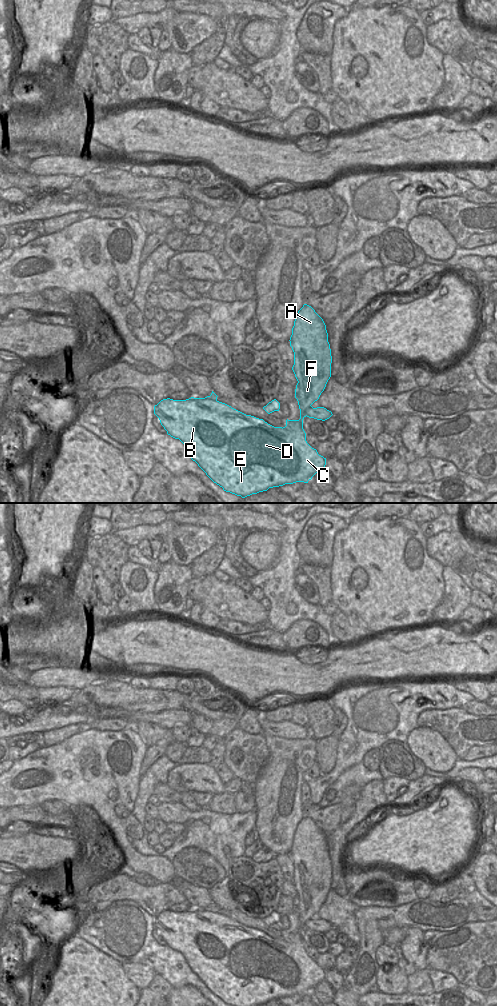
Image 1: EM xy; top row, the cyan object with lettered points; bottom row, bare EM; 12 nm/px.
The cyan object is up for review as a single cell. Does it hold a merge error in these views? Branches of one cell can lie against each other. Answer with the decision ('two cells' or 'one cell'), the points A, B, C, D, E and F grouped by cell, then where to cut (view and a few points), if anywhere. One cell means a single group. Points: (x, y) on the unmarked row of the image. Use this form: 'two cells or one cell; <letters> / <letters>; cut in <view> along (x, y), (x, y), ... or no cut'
one cell; A B C D E F; no cut

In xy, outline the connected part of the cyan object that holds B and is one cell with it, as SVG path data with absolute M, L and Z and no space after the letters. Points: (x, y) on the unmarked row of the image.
M304 816L298 823L289 853L294 864L292 882L298 893L295 910L300 921L300 931L287 931L283 940L274 939L263 931L246 927L219 914L213 903L205 910L167 910L154 918L154 926L167 946L179 951L191 971L226 1004L257 1006L285 996L308 995L326 977L326 970L307 955L303 941L303 931L306 928L325 933L333 927L324 919L311 918L319 911L331 889L332 875L326 837L311 818Z

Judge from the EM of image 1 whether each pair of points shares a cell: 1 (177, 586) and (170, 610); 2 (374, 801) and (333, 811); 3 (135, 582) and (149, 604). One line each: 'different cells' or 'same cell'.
1: same cell
2: same cell
3: same cell

